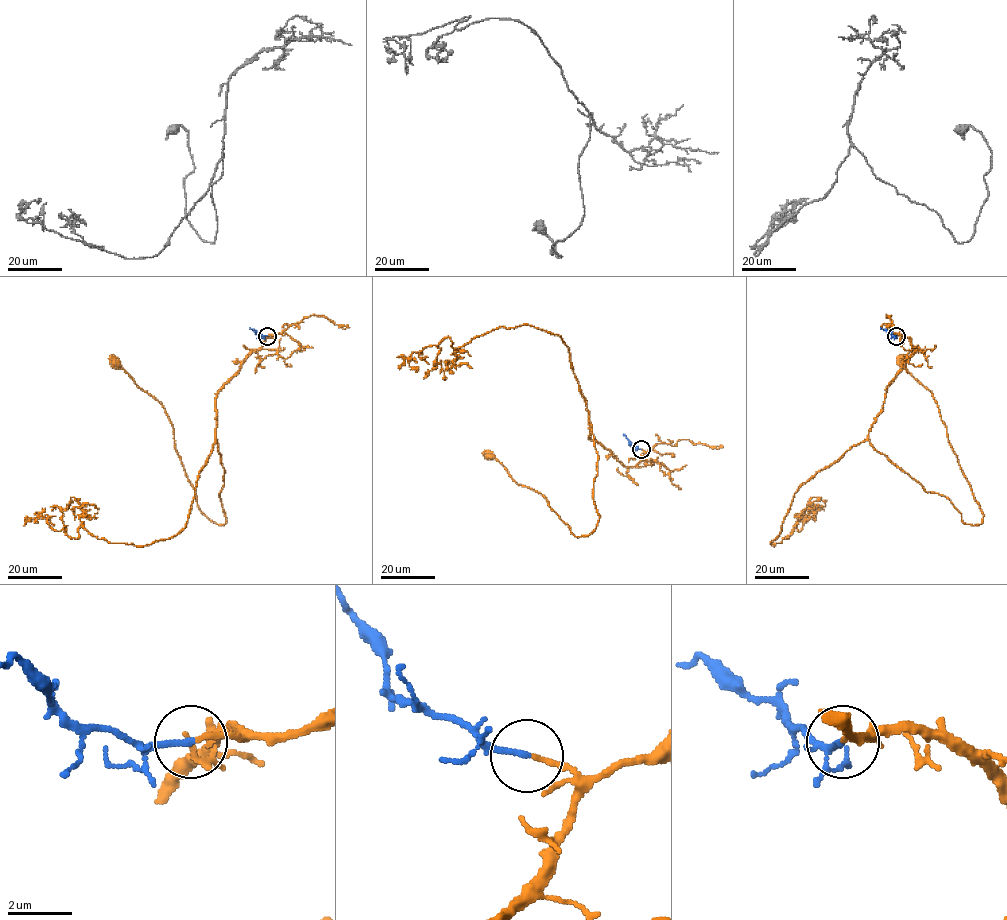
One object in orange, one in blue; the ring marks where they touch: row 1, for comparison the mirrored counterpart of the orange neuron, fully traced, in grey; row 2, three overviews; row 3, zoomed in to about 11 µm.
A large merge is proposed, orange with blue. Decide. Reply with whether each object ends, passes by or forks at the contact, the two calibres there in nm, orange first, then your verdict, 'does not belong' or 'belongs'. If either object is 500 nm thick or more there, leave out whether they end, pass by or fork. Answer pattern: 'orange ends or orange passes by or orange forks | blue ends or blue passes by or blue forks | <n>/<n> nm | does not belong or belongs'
orange ends | blue ends | 160/200 nm | belongs

